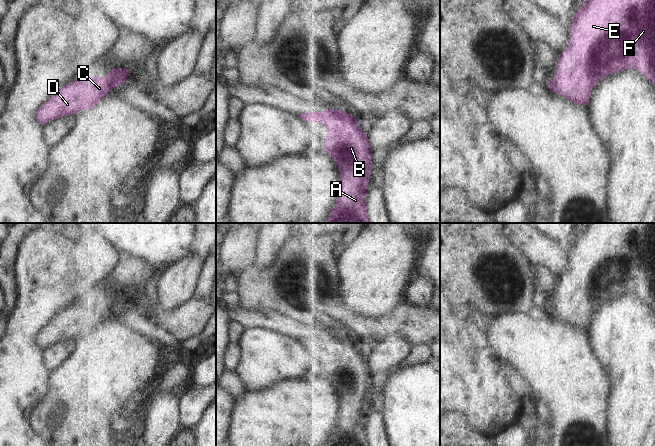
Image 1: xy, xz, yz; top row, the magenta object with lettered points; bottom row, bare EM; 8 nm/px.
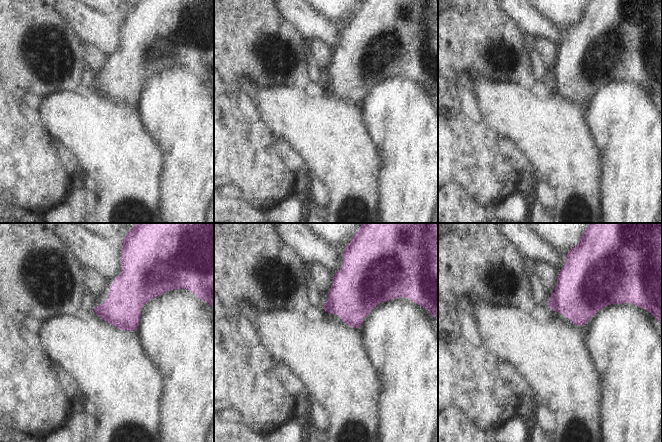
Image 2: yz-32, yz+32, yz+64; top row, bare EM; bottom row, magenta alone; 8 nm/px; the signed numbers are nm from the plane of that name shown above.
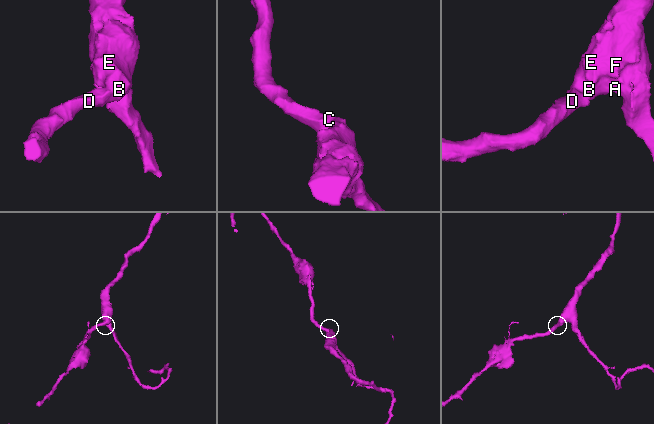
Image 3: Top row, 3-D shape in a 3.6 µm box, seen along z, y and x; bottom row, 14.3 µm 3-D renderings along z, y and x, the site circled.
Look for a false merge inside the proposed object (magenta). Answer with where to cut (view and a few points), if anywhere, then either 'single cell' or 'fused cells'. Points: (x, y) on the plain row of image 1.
no cut; single cell

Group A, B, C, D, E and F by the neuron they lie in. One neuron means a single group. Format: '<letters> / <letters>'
A B C D E F

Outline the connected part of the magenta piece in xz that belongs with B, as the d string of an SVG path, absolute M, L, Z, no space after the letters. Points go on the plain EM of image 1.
M325 332L323 336L297 339L305 346L327 349L325 373L340 396L341 416L325 446L371 446L367 436L367 414L371 401L372 372L353 339Z

